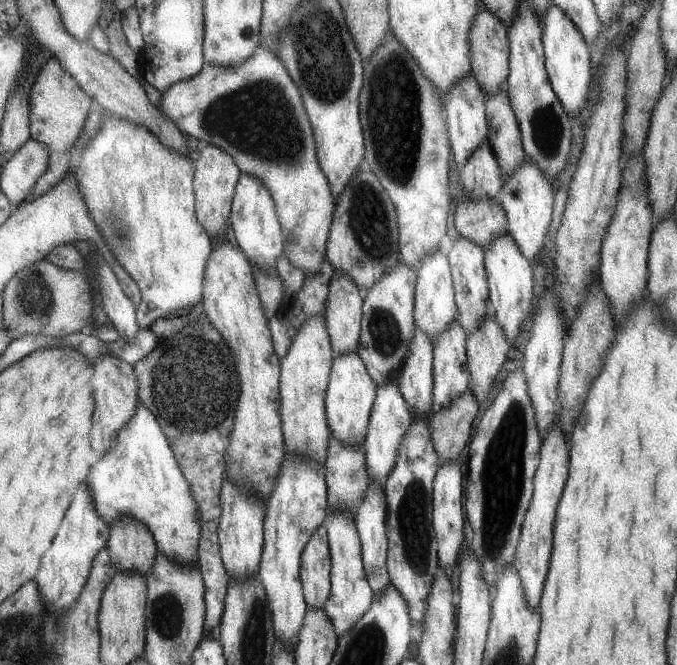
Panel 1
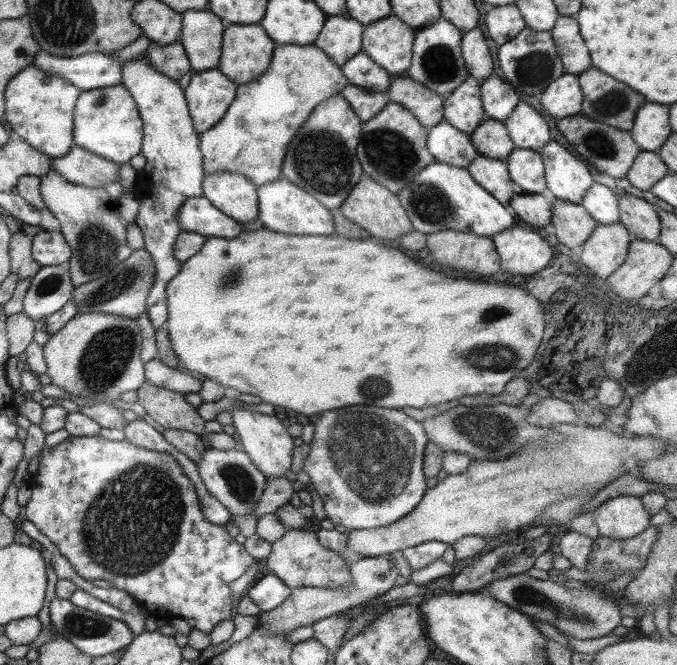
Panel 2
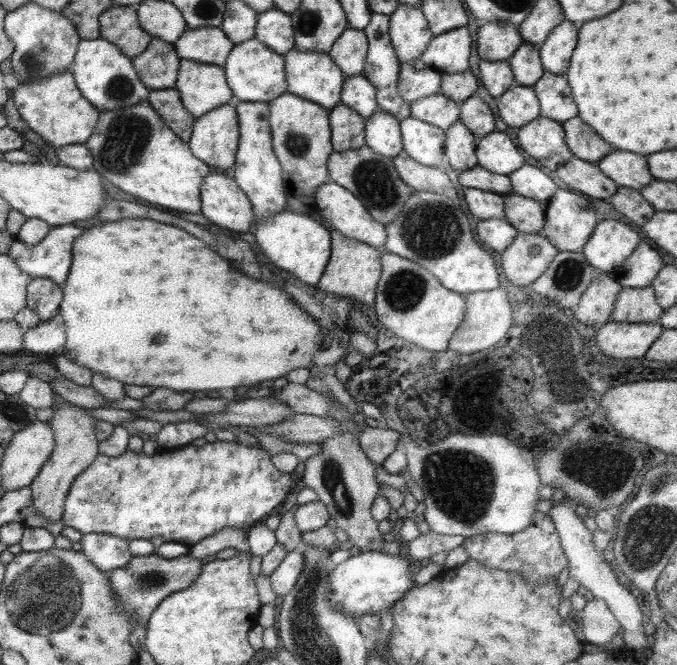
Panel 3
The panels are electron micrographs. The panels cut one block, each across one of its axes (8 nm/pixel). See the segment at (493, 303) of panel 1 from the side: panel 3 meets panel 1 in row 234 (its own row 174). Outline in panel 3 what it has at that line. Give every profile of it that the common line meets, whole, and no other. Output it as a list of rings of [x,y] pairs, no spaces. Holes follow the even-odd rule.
[[[493,131],[476,140],[475,156],[477,164],[485,170],[505,176],[524,163],[521,152],[503,131]]]

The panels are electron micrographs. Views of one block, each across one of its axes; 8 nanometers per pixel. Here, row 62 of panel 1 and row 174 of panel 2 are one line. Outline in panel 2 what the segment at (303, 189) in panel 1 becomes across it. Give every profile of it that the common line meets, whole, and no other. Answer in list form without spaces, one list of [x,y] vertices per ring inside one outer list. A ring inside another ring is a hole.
[[[312,44],[276,45],[265,72],[245,85],[237,85],[235,98],[227,107],[223,118],[199,135],[198,147],[204,175],[236,172],[248,178],[256,187],[282,178],[282,162],[297,128],[307,120],[317,104],[335,96],[347,84],[340,67],[333,64],[333,61],[329,60],[327,55],[316,46]]]

